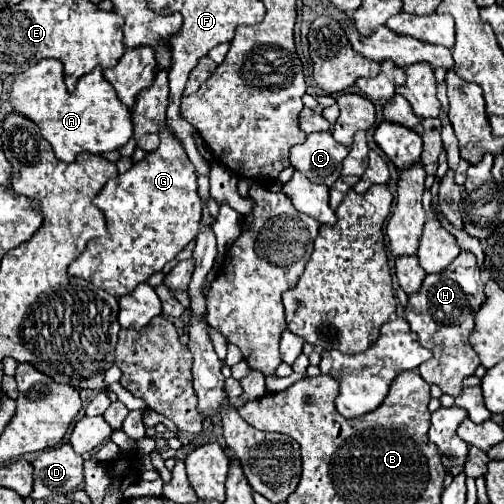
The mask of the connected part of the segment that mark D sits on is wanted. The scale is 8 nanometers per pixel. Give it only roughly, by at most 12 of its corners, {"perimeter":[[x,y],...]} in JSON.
{"perimeter":[[69,443],[33,461],[31,499],[67,495],[83,483]]}

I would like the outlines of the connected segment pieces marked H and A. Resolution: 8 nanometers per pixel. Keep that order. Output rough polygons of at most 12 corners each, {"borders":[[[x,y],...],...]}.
{"borders":[[[461,251],[409,295],[405,319],[433,357],[429,385],[459,397],[475,375],[469,345],[485,301],[477,259]],[[41,59],[9,91],[63,163],[115,151],[131,111],[101,69],[69,93]]]}

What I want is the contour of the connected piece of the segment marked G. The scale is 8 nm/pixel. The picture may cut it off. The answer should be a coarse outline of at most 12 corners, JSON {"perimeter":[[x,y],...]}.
{"perimeter":[[171,129],[101,189],[107,237],[69,275],[115,297],[197,237],[197,173]]}

